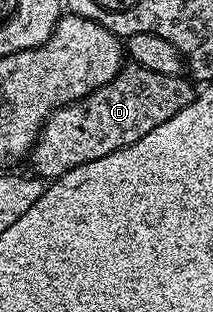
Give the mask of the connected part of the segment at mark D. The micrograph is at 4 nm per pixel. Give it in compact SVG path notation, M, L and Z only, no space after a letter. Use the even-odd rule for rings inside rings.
M137 66L123 67L112 82L92 90L76 102L57 108L38 133L38 140L28 153L28 161L43 181L57 180L69 168L140 142L148 130L160 126L160 122L168 122L172 114L184 110L184 106L194 101L195 95L195 85L185 75L152 74L152 70Z

